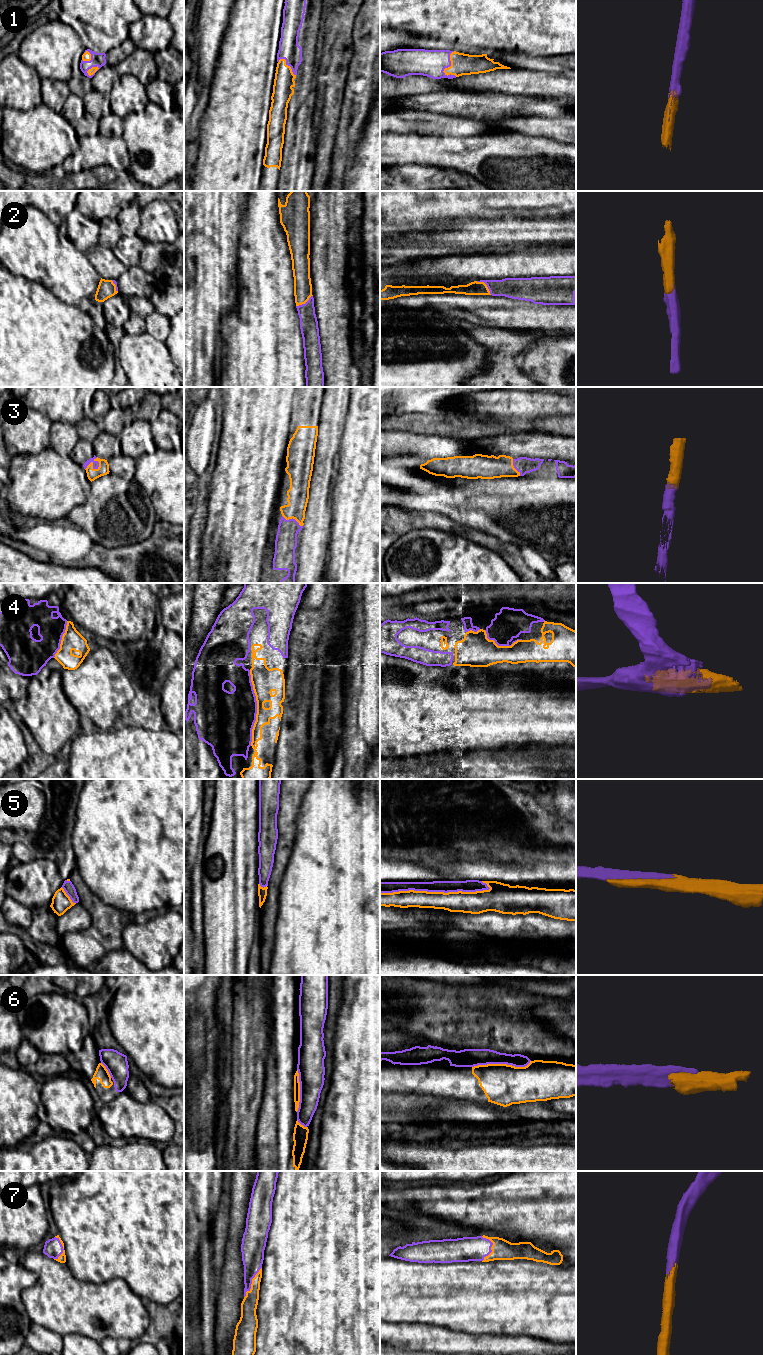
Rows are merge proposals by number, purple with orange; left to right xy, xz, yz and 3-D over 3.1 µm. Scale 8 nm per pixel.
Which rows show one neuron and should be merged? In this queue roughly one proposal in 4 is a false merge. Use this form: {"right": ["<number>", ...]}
{"right": ["1", "2", "3", "4", "5", "6", "7"]}

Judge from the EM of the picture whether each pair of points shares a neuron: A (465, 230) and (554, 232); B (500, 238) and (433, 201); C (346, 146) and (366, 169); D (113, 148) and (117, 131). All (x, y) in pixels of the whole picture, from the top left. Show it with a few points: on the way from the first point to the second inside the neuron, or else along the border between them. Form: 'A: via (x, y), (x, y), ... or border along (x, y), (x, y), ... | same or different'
A: via (487, 232), (532, 232) | same
B: border along (490, 219), (466, 218), (455, 221) | different
C: border along (362, 133), (355, 152), (354, 161), (345, 177) | different
D: border along (99, 133), (105, 136), (121, 137) | different

